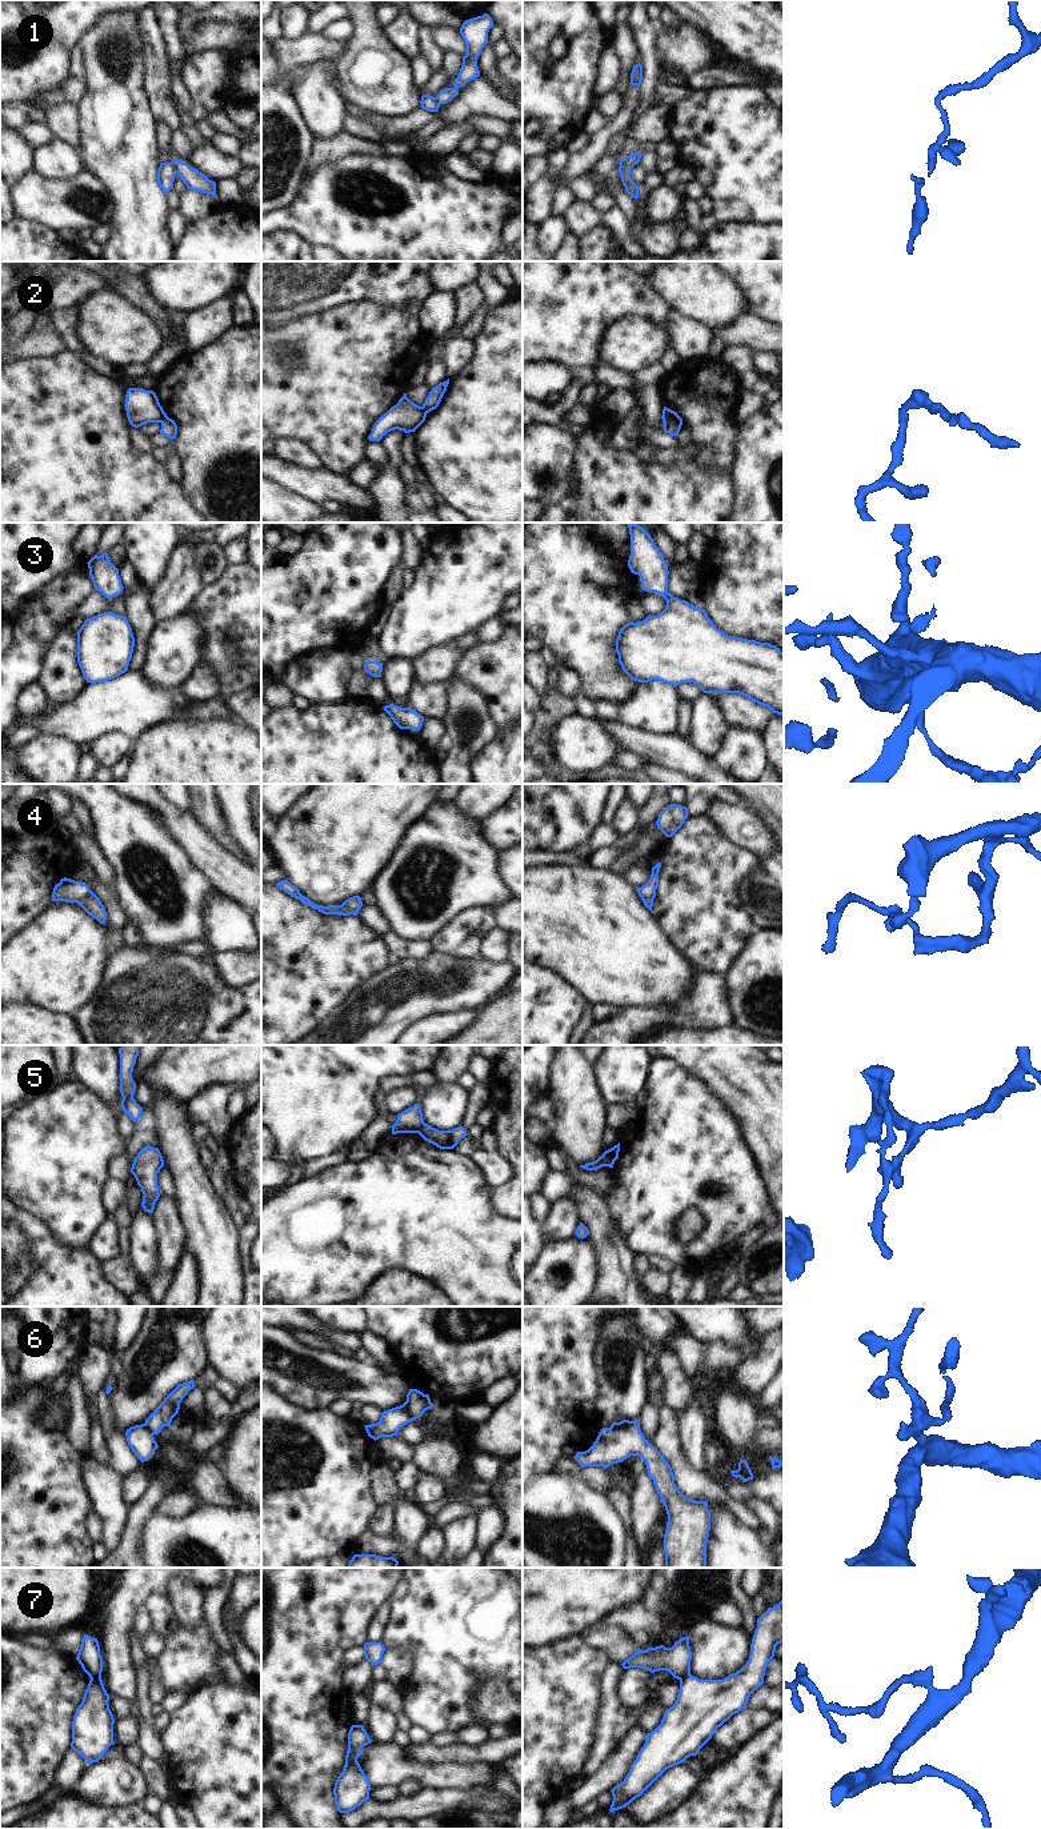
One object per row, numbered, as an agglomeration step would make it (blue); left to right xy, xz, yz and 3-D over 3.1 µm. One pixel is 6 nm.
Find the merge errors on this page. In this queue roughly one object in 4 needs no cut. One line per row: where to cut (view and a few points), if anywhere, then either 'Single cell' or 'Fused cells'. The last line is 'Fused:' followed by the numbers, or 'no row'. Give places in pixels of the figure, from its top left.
1: Split along xy (171, 161), (177, 172). Fused cells
2: Split along yz (663, 413), (680, 425). Fused cells
3: No split. Single cell
4: Split along xy (91, 891), (76, 901). Fused cells
5: Split along xz (424, 1123), (417, 1132). Fused cells
6: Split along yz (631, 1421), (627, 1427), (609, 1428). Fused cells
7: Split along xy (91, 1677), (100, 1679). Fused cells
Fused: 1, 2, 4, 5, 6, 7

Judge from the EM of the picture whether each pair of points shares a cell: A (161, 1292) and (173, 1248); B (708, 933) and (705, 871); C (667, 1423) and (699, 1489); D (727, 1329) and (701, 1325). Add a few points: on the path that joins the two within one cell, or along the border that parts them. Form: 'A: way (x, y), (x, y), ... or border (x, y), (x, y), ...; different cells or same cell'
A: way (164, 1281), (169, 1271), (171, 1259); same cell
B: way (705, 917), (705, 887); same cell
C: way (668, 1439), (684, 1473); same cell
D: way (720, 1325), (708, 1325); same cell

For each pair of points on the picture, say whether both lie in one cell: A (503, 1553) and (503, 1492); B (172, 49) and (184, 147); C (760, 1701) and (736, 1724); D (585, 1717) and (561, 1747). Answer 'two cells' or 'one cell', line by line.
A: one cell
B: two cells
C: two cells
D: one cell

